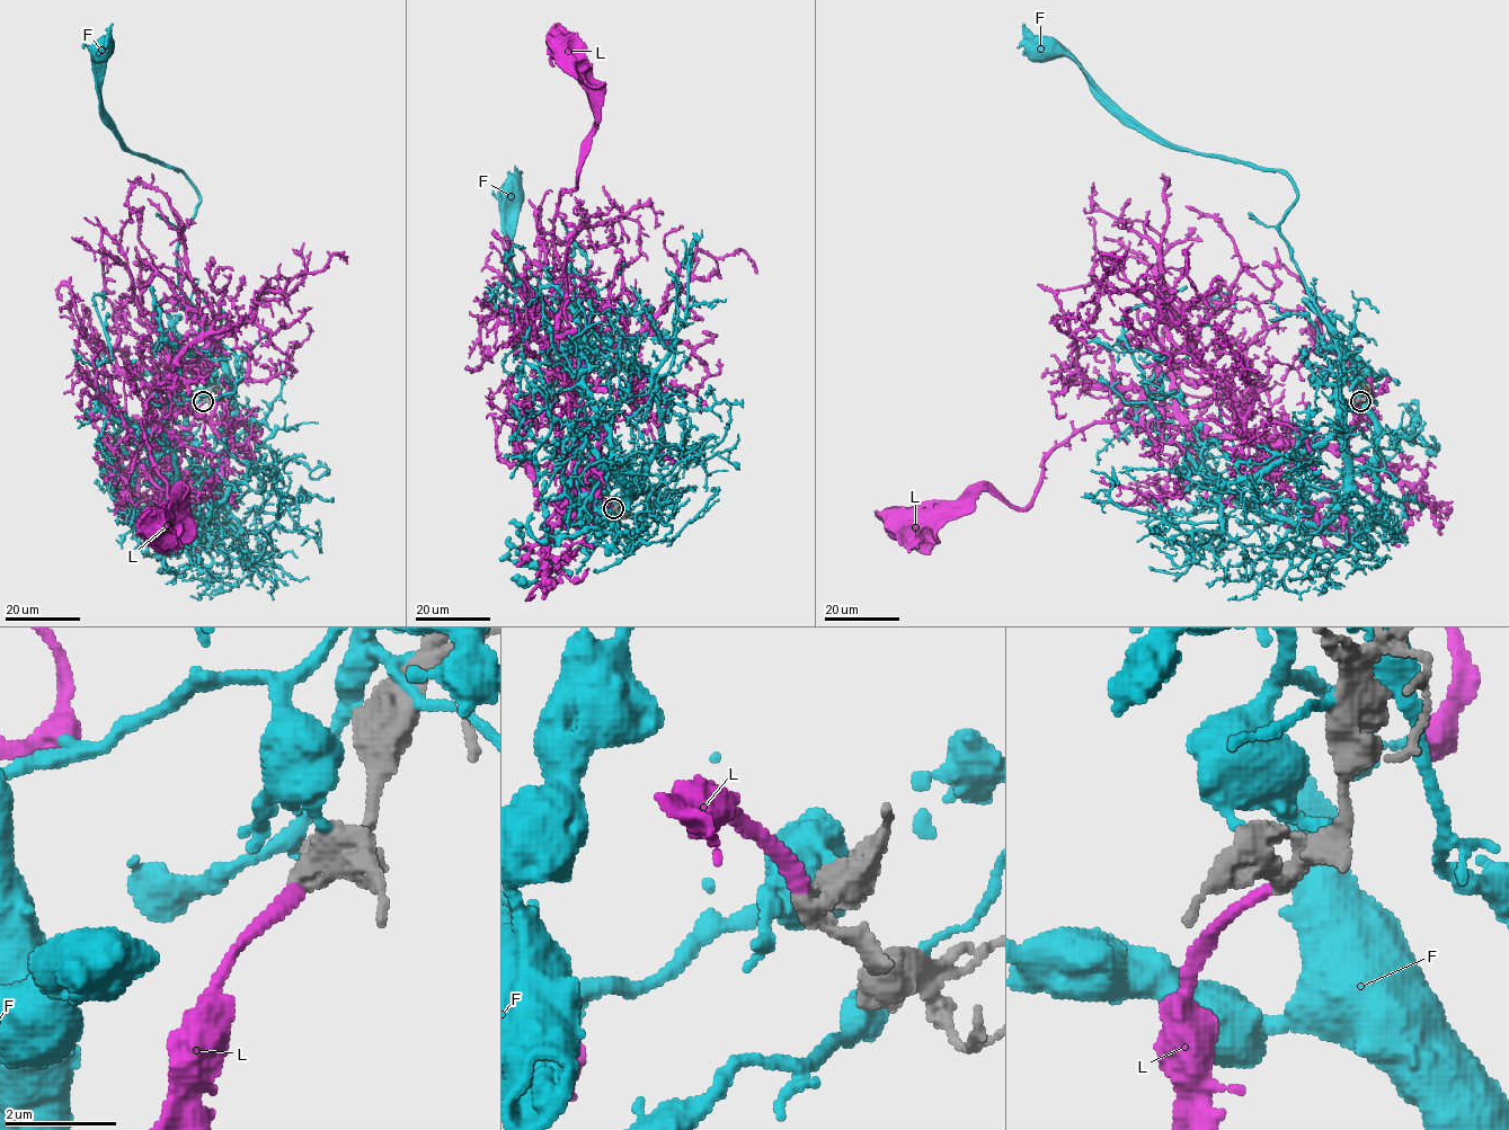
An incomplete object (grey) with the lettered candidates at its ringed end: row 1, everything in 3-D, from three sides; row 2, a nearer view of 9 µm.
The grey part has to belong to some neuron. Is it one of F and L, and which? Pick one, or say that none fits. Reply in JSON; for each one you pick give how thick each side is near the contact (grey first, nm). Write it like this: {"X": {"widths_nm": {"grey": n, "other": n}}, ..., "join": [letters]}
{"L": {"widths_nm": {"grey": 320, "other": 240}}, "join": ["L"]}

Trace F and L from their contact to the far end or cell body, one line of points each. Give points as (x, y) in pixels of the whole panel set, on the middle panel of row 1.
F: (615, 506), (635, 489), (589, 454), (592, 429), (609, 444), (594, 434), (540, 339), (511, 259), (512, 190)
L: (612, 508), (583, 523), (562, 504), (573, 418), (558, 316), (571, 282), (553, 224), (597, 124), (565, 47)

